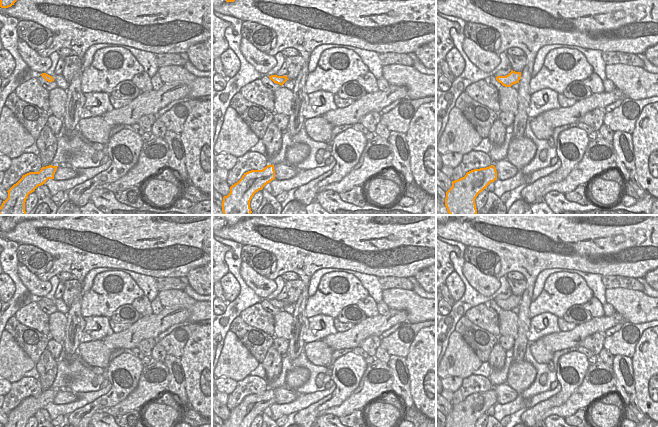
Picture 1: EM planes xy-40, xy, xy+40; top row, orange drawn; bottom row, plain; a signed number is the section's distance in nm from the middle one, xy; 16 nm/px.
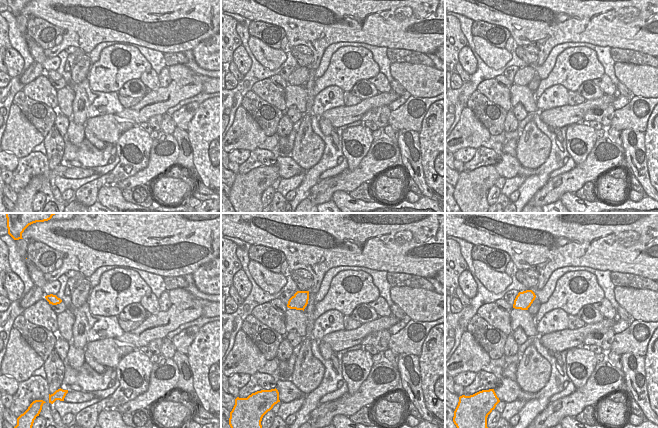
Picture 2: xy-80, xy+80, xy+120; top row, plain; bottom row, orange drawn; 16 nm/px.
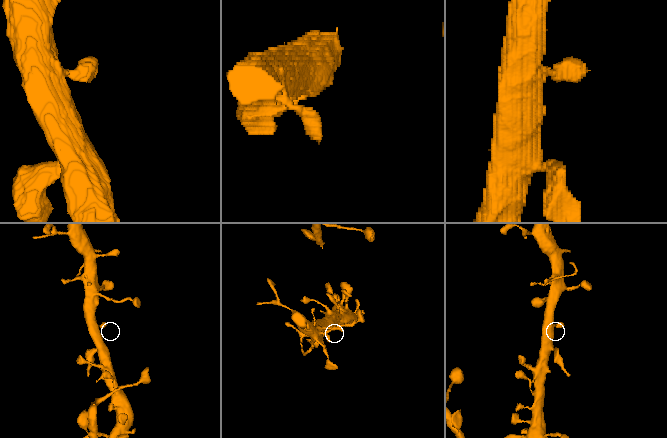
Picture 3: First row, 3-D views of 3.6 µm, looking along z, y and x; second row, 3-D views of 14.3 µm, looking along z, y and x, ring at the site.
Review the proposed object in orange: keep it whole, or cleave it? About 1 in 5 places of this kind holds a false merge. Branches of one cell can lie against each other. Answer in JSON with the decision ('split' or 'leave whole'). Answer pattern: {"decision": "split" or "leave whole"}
{"decision": "leave whole"}

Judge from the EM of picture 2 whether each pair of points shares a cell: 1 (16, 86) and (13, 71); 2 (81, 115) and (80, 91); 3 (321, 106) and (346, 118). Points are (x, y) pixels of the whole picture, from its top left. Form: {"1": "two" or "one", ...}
{"1": "two", "2": "one", "3": "two"}

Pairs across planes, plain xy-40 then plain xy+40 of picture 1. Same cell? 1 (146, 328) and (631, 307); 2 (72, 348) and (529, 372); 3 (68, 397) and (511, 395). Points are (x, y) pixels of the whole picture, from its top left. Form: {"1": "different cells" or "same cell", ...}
{"1": "different cells", "2": "same cell", "3": "same cell"}

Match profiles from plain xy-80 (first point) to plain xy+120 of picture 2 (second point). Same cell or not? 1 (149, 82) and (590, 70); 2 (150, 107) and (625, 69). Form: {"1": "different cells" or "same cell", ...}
{"1": "different cells", "2": "different cells"}

